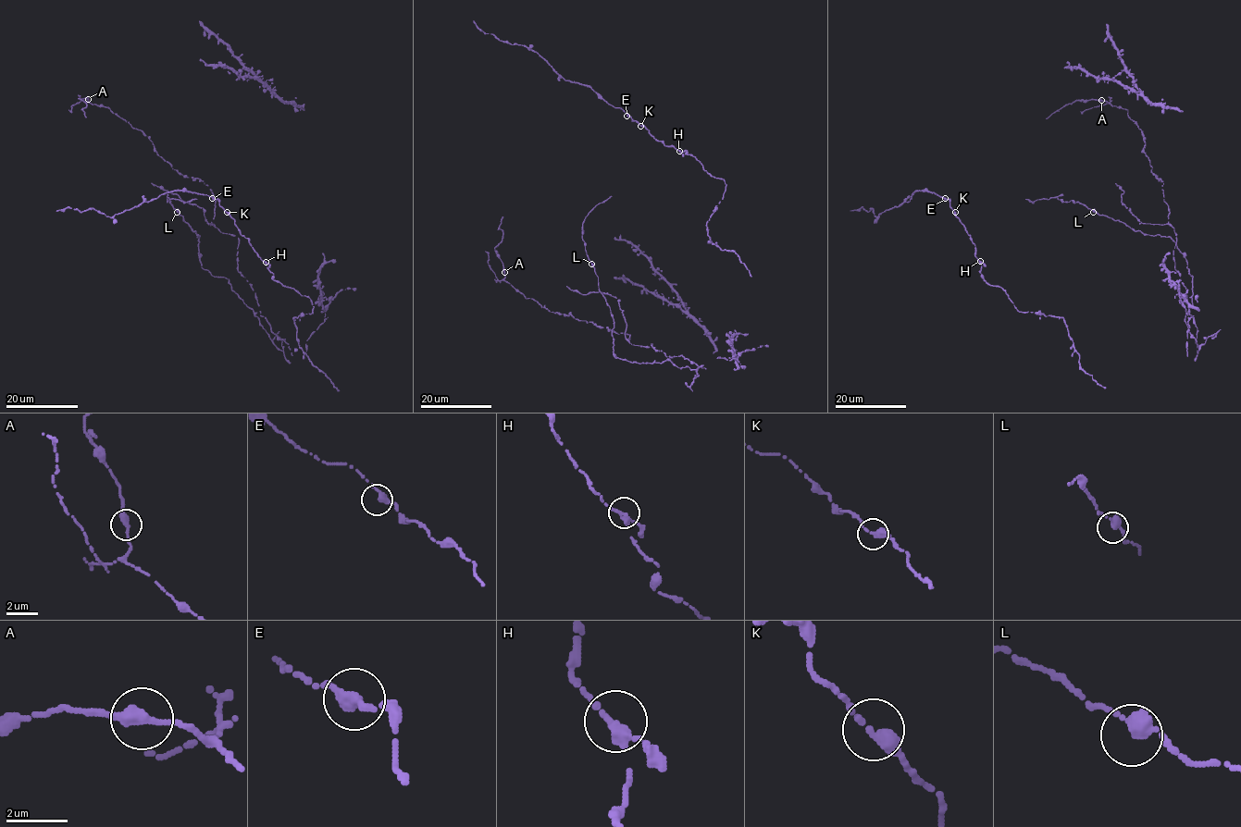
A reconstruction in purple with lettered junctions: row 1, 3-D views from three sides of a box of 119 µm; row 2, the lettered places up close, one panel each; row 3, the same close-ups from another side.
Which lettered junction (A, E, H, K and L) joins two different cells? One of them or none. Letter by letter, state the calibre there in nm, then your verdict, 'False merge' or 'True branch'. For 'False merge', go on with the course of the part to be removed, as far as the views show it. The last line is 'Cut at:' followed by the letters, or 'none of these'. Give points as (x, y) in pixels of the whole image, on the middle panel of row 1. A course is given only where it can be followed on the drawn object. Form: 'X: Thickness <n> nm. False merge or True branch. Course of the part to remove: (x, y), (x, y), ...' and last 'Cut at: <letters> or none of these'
A: Thickness 320 nm. True branch
E: Thickness 320 nm. True branch
H: Thickness 320 nm. True branch
K: Thickness 320 nm. True branch
L: Thickness 320 nm. True branch
Cut at: none of these

